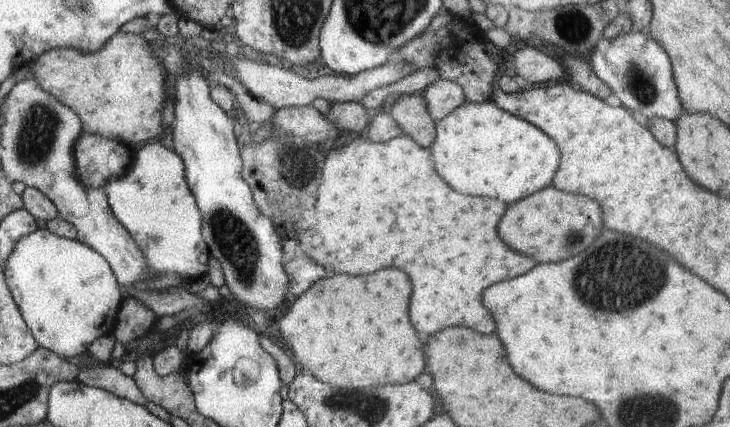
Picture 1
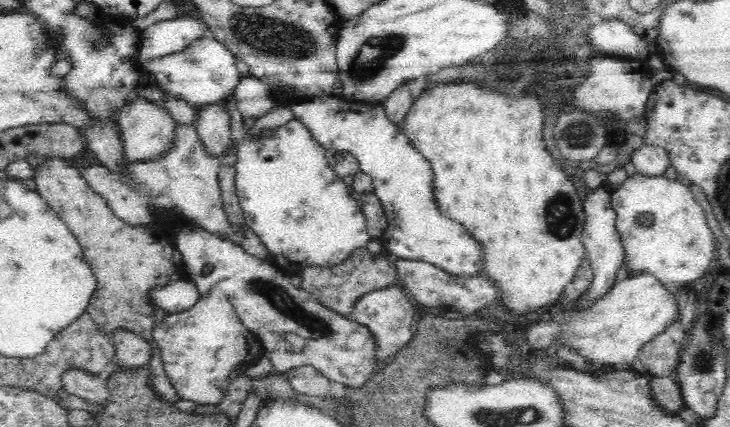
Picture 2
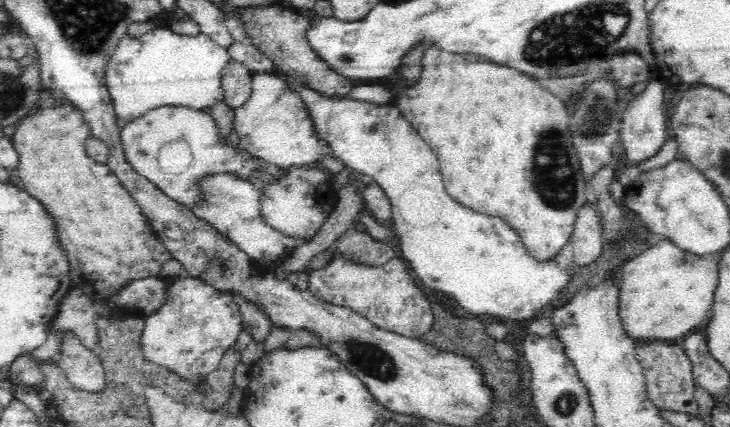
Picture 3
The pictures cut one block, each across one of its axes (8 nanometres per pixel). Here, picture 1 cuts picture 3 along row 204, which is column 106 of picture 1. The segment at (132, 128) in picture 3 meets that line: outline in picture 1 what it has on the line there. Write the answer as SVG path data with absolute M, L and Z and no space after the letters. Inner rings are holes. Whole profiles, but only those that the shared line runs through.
M158 140L150 141L147 144L138 146L136 150L133 150L132 156L133 160L130 168L128 168L121 177L113 177L112 179L109 179L109 182L106 183L106 186L102 188L102 190L107 194L110 208L112 209L116 220L118 220L118 222L120 222L120 224L132 235L132 238L144 253L148 266L151 268L151 274L147 278L154 278L158 274L168 274L169 272L172 272L172 274L183 276L183 284L185 284L186 282L205 276L207 274L207 262L211 254L209 253L208 247L206 246L204 237L201 233L203 220L201 219L200 211L193 198L193 194L190 192L189 186L186 184L186 179L183 178L183 160L173 150L164 147Z

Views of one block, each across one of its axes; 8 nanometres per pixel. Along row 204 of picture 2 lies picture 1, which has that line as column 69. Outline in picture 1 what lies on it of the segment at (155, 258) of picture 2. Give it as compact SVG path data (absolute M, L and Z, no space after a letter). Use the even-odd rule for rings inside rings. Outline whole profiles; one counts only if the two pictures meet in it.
M120 30L97 53L50 49L33 63L34 80L79 116L84 133L114 139L136 150L164 131L165 72L142 34Z

